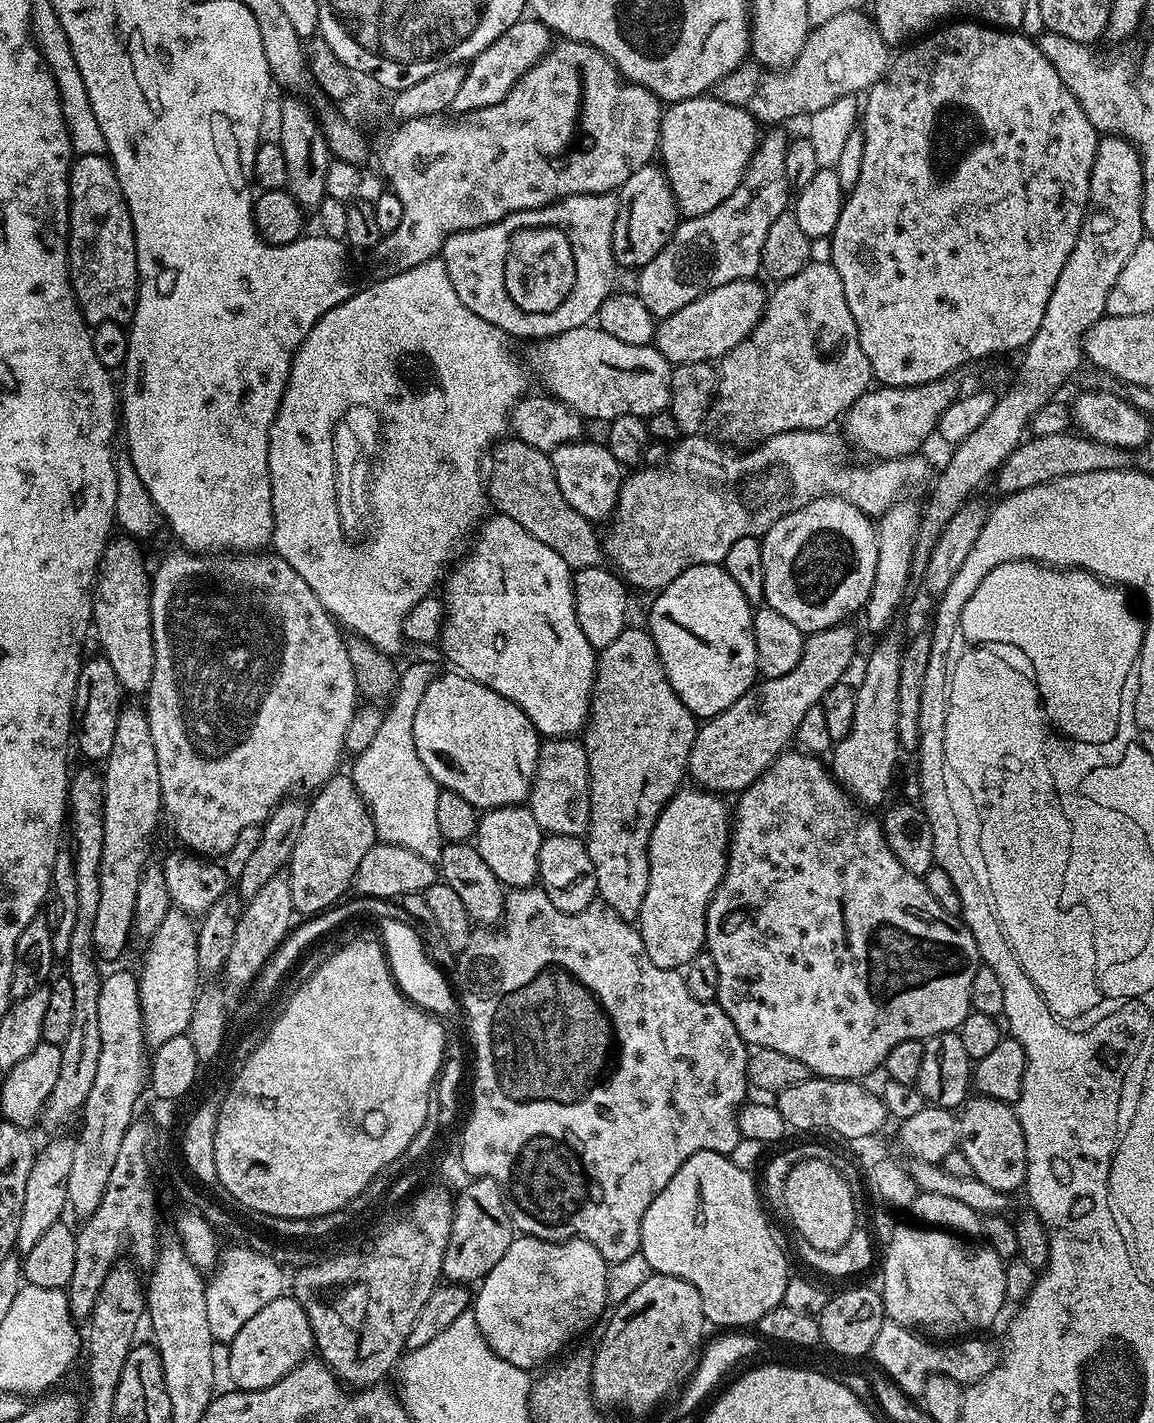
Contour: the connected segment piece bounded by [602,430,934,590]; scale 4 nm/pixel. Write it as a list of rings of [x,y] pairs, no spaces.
[[[794,430],[786,434],[774,434],[769,440],[747,450],[737,450],[712,440],[707,440],[704,434],[684,436],[669,451],[673,452],[669,454],[668,465],[664,469],[641,467],[636,470],[641,472],[623,477],[616,510],[610,520],[612,529],[603,533],[602,547],[610,564],[612,560],[611,567],[633,589],[659,590],[674,582],[674,578],[678,578],[678,574],[690,566],[720,564],[726,554],[730,554],[730,546],[734,546],[738,538],[763,537],[770,526],[778,522],[778,518],[806,506],[811,500],[823,496],[841,496],[846,498],[846,502],[858,506],[858,510],[867,516],[879,518],[891,504],[916,494],[912,492],[918,491],[934,476],[924,454],[851,464],[848,461],[850,448],[845,437],[840,434],[835,436],[832,430]]]

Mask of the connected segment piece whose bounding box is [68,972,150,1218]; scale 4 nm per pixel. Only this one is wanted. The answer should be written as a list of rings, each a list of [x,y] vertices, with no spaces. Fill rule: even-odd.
[[[112,972],[101,979],[98,1030],[102,1030],[98,1071],[94,1074],[90,1094],[86,1094],[82,1119],[79,1121],[80,1133],[74,1136],[74,1163],[68,1179],[68,1208],[76,1211],[80,1218],[87,1218],[98,1210],[106,1182],[110,1182],[110,1170],[114,1170],[114,1161],[118,1159],[122,1138],[137,1115],[136,1099],[150,1084],[150,1056],[144,1043],[140,985],[133,973],[131,976],[128,972]]]

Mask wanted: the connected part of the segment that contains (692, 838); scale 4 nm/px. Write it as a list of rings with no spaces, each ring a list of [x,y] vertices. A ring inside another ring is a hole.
[[[684,786],[672,795],[662,810],[648,843],[650,882],[646,886],[646,898],[642,898],[642,910],[638,927],[646,946],[646,954],[654,966],[683,969],[686,961],[705,951],[706,914],[716,888],[722,882],[728,865],[728,841],[730,839],[730,808],[724,805],[723,795],[707,791],[699,786]]]

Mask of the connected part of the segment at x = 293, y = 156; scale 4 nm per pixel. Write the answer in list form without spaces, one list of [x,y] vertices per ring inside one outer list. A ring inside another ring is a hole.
[[[292,94],[280,104],[280,137],[278,143],[282,156],[286,158],[286,191],[300,203],[305,210],[319,209],[325,198],[327,168],[334,157],[328,149],[324,132],[320,128],[320,121],[314,115],[313,109],[304,104],[299,95]]]

